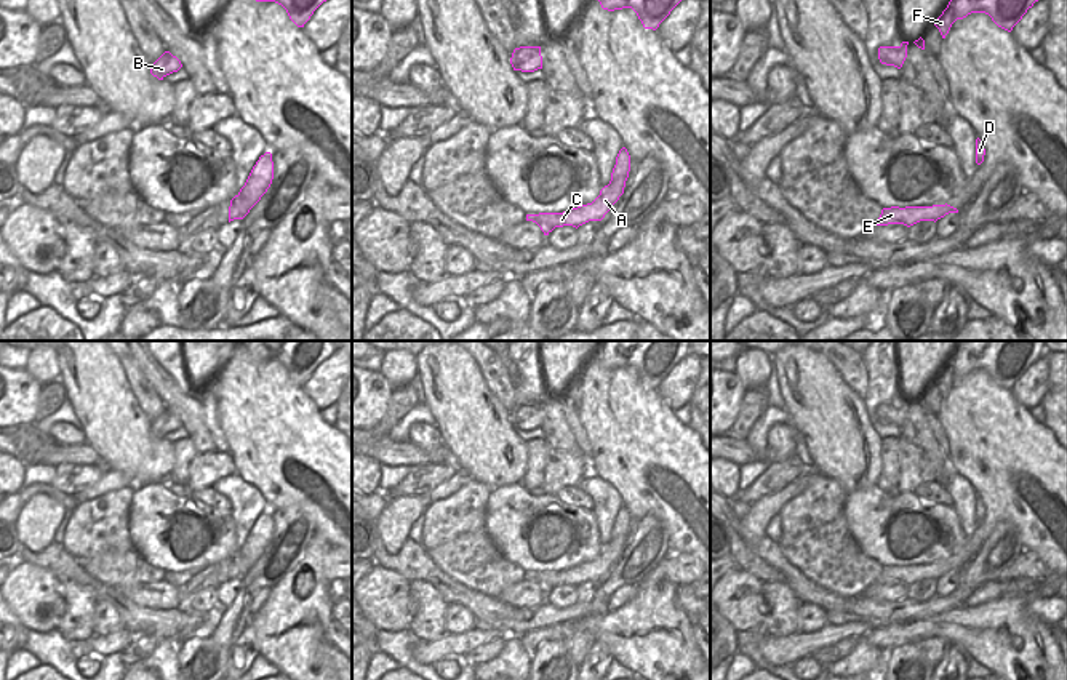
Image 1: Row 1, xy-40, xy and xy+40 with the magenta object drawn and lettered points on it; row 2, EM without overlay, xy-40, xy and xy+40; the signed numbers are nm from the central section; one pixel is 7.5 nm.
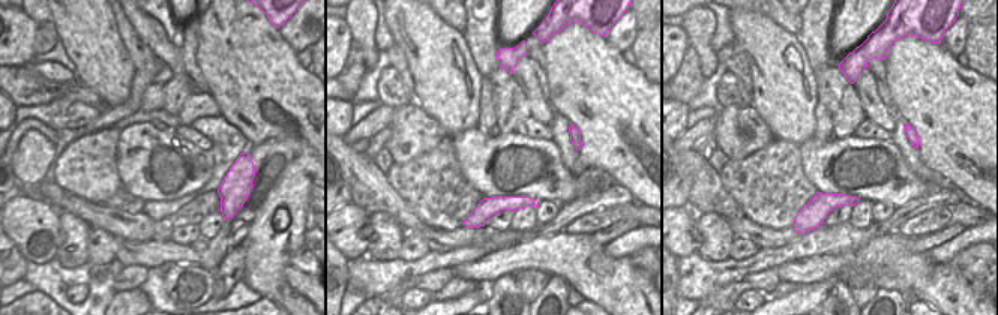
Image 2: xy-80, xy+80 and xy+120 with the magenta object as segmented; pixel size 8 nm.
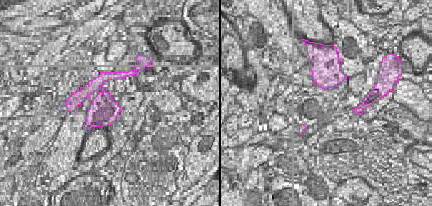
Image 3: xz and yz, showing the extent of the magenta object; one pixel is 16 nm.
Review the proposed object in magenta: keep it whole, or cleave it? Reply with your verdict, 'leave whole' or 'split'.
leave whole

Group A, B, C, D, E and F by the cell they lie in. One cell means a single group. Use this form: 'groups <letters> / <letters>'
groups A B C D E F

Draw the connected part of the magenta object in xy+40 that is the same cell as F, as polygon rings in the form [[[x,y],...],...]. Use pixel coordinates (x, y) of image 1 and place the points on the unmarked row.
[[[958,341],[934,384],[945,397],[957,378],[971,371],[985,371],[998,386],[1011,390],[1045,352],[1045,341]]]

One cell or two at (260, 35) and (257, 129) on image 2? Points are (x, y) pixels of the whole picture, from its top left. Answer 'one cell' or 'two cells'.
one cell

